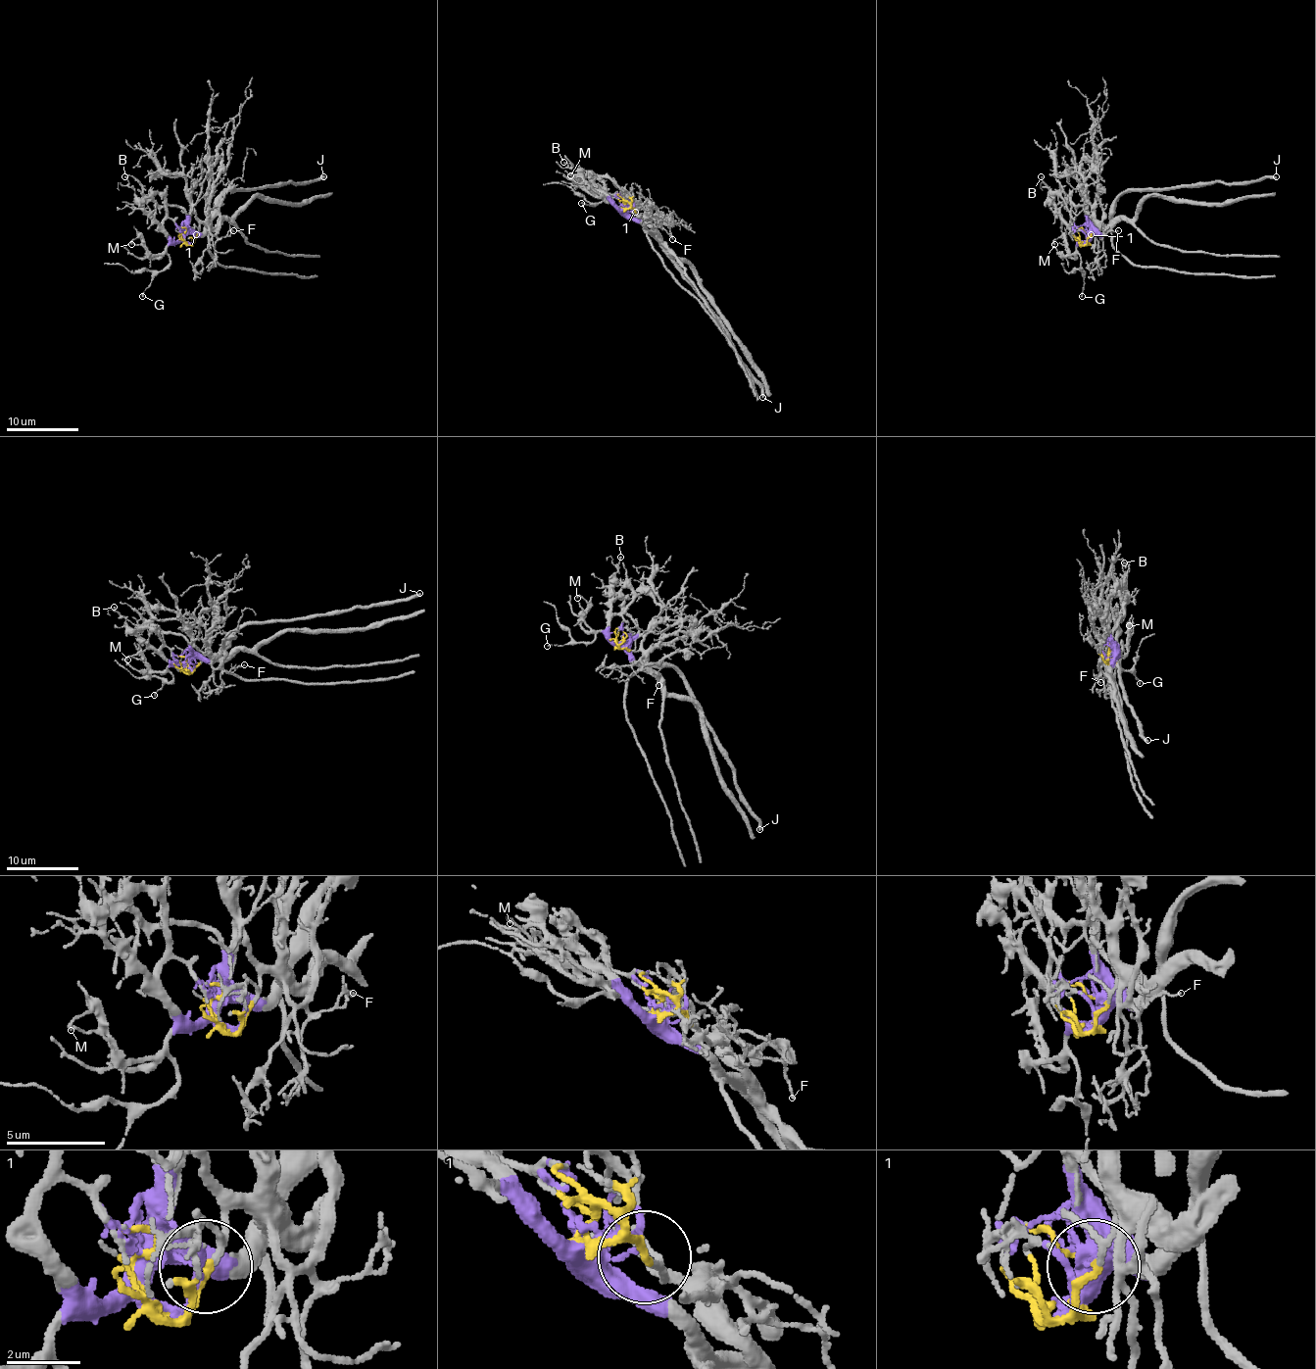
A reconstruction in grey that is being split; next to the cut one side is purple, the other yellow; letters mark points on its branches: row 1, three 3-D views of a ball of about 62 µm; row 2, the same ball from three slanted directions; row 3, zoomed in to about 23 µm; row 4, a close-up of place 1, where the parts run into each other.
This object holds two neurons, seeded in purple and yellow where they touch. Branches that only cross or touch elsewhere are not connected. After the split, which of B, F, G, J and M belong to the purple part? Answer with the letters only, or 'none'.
B, G, J, M

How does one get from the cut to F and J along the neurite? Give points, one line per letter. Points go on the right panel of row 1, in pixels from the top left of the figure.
F: (1087, 237), (1087, 243), (1094, 222), (1096, 233), (1102, 237), (1117, 230)
J: (1087, 237), (1099, 233), (1108, 224), (1114, 203), (1126, 192), (1170, 190), (1213, 181), (1243, 183), (1276, 176)

